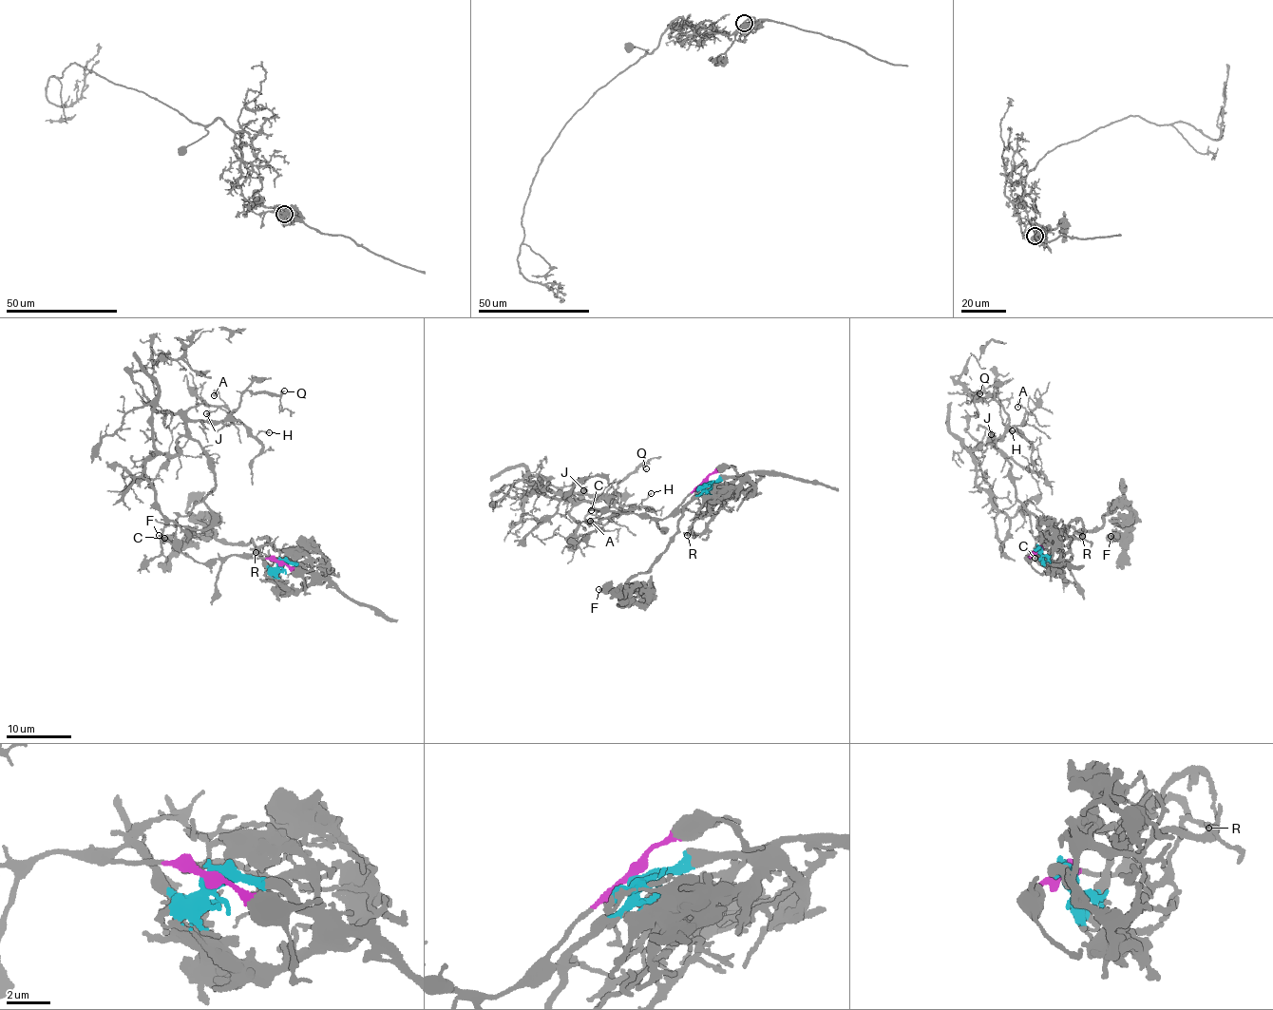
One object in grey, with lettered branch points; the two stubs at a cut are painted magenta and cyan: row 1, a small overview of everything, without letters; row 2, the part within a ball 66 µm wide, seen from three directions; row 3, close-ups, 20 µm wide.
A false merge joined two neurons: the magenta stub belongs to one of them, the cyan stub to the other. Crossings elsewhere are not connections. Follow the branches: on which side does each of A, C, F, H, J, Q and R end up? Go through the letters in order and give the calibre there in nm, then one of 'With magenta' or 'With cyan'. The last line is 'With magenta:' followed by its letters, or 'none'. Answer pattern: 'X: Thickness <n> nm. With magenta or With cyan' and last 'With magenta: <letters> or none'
A: Thickness 90 nm. With magenta
C: Thickness 120 nm. With magenta
F: Thickness 420 nm. With cyan
H: Thickness 120 nm. With magenta
J: Thickness 160 nm. With magenta
Q: Thickness 120 nm. With magenta
R: Thickness 130 nm. With cyan
With magenta: A, C, H, J, Q

